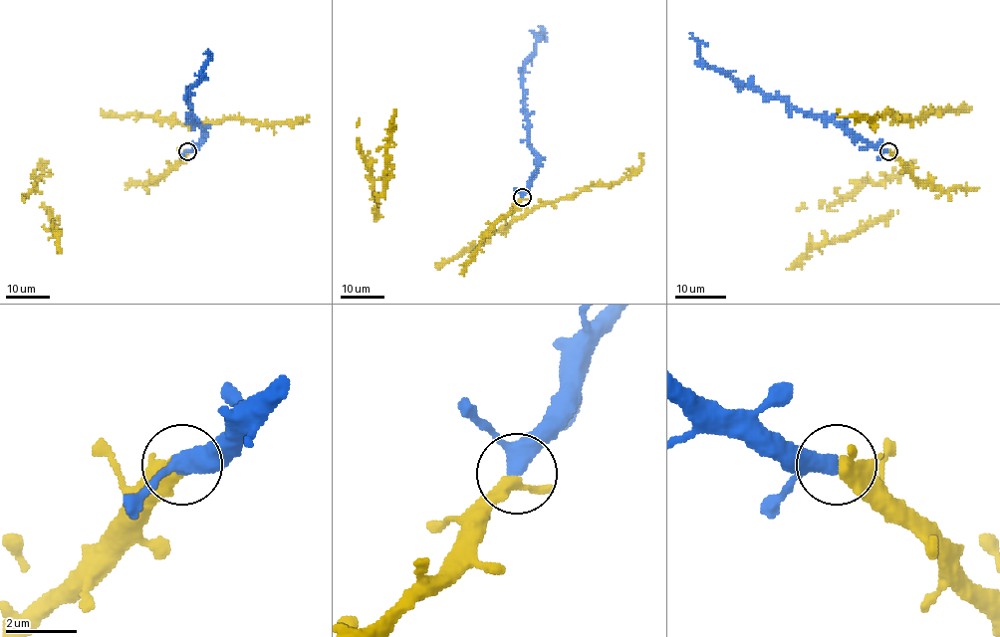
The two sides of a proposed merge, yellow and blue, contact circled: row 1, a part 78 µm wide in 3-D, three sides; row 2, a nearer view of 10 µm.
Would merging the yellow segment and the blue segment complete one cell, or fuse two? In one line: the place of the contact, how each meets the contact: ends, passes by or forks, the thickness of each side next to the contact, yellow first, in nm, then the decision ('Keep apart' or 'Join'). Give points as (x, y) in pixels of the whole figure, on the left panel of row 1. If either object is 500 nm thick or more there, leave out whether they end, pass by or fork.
Place: (187, 151). At the ring yellow passes by. At the ring blue passes by. Thickness 360 nm (yellow) against 400 nm. Join

